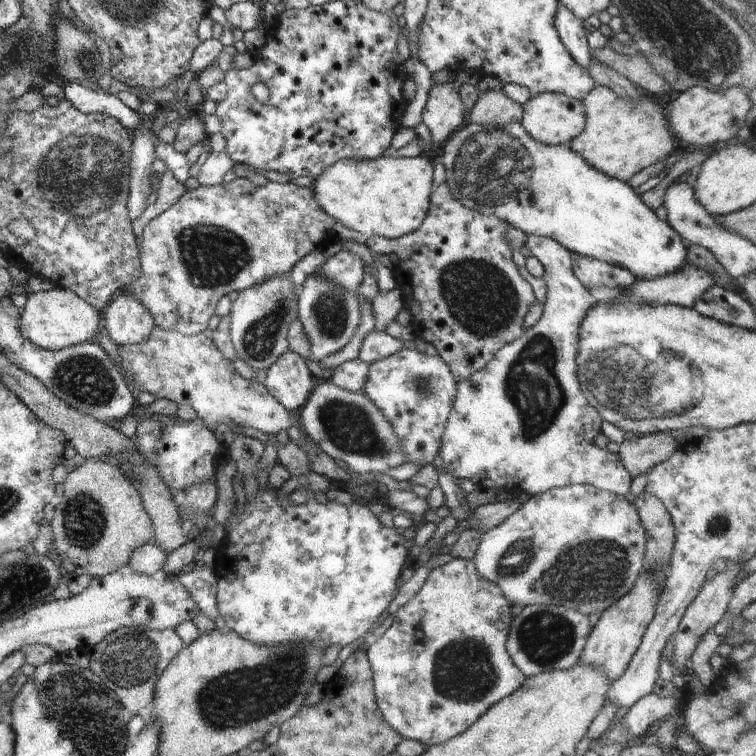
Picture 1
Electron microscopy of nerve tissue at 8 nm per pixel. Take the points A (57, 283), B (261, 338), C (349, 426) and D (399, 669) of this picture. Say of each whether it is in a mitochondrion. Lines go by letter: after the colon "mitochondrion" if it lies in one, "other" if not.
A: other
B: mitochondrion
C: mitochondrion
D: other

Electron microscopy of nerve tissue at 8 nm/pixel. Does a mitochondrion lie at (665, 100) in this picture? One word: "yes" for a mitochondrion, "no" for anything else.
no

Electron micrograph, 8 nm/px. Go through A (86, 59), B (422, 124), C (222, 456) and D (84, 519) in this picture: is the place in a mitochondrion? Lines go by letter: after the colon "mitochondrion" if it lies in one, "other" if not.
A: mitochondrion
B: other
C: other
D: mitochondrion

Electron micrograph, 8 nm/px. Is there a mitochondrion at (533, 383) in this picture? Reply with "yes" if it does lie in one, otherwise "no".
yes

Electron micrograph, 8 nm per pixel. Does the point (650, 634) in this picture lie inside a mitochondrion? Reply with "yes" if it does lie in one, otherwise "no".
no

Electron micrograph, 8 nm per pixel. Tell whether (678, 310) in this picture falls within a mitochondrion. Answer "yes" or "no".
no

